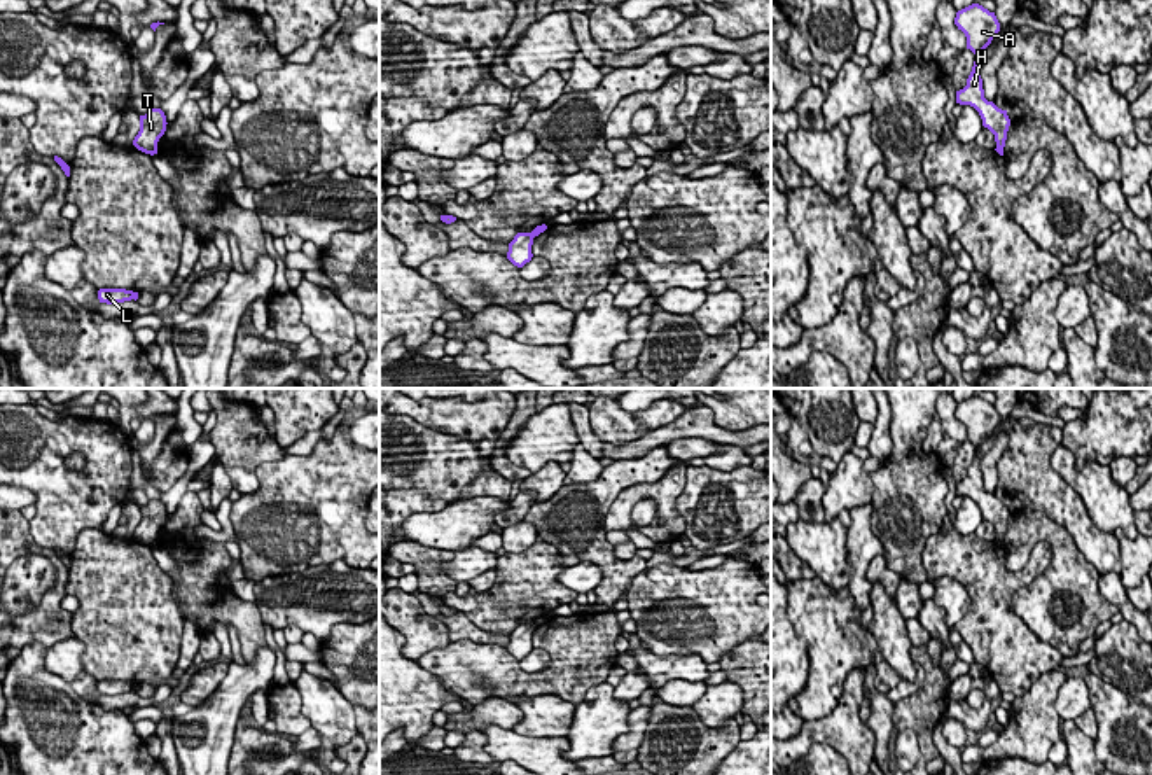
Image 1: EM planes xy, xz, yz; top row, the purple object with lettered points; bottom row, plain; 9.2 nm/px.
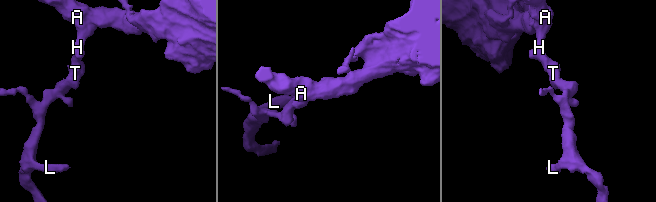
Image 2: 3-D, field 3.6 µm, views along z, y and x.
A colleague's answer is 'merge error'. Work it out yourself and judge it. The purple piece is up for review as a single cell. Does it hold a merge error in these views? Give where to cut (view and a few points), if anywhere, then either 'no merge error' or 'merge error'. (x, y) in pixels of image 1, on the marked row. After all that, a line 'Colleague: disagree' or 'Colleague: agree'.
no cut; no merge error
Colleague: disagree

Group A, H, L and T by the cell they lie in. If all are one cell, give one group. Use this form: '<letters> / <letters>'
A H L T

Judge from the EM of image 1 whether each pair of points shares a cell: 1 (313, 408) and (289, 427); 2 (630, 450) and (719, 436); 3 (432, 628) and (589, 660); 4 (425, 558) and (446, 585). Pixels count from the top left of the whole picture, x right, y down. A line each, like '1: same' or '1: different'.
1: same
2: same
3: different
4: same

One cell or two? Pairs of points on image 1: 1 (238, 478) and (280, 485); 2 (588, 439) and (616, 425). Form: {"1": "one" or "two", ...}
{"1": "two", "2": "two"}

